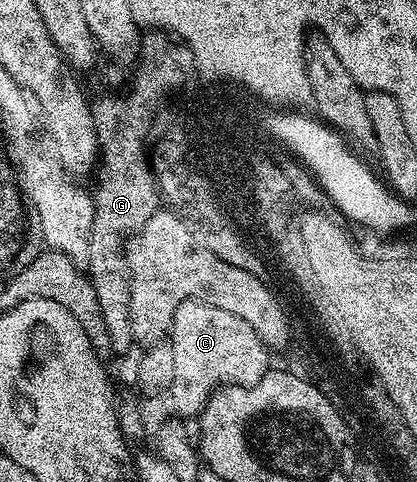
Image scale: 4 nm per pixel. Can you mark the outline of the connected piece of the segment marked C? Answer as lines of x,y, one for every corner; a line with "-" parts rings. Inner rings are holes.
188,299
175,309
171,328
171,342
175,353
175,377
171,381
167,398
173,402
178,416
200,416
210,395
222,385
250,387
262,379
270,370
270,348
235,313
219,309
215,303
201,303

